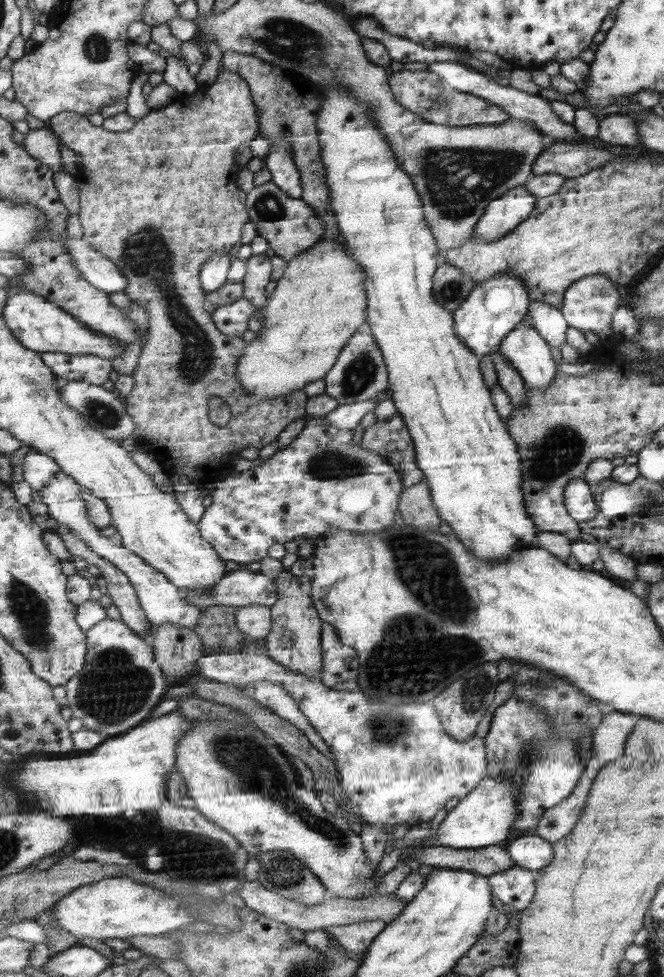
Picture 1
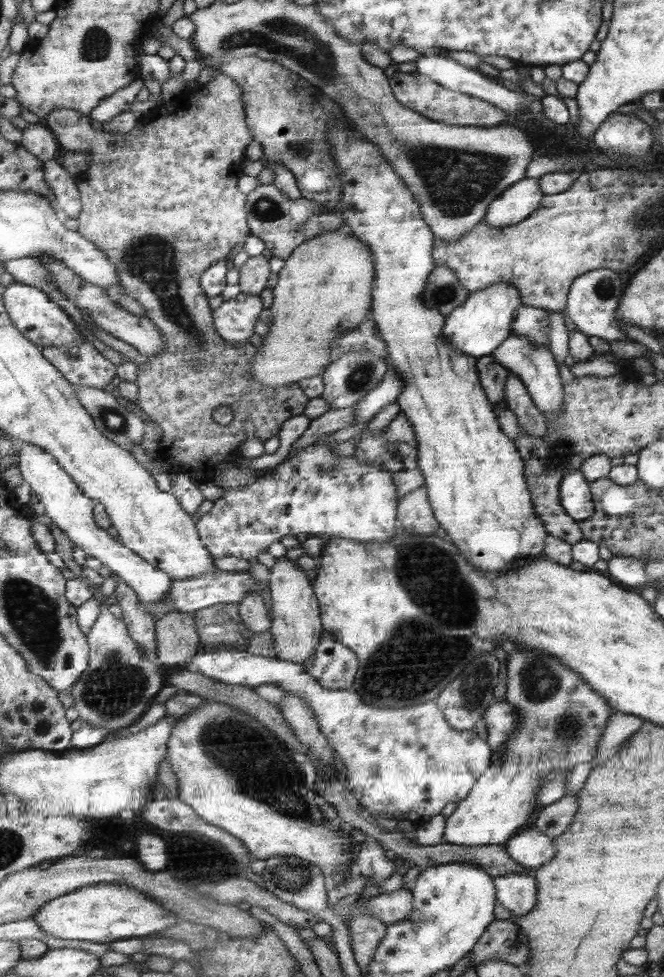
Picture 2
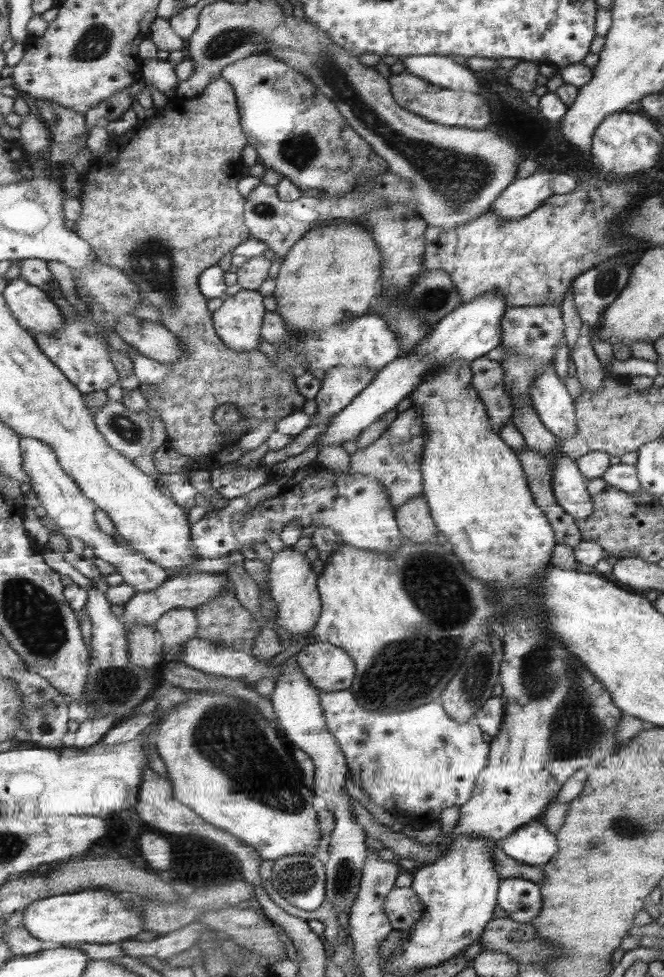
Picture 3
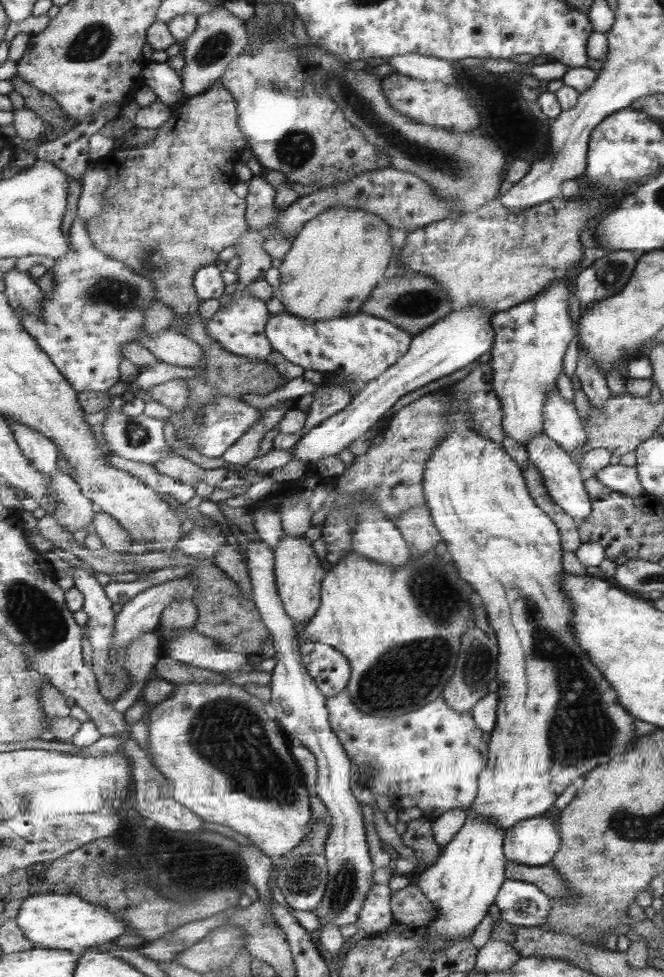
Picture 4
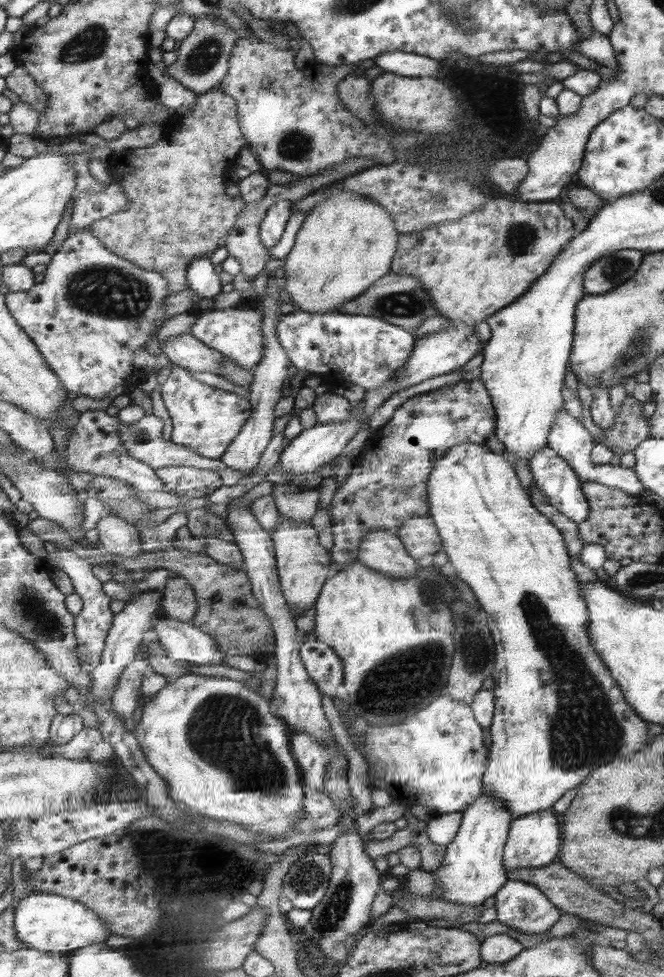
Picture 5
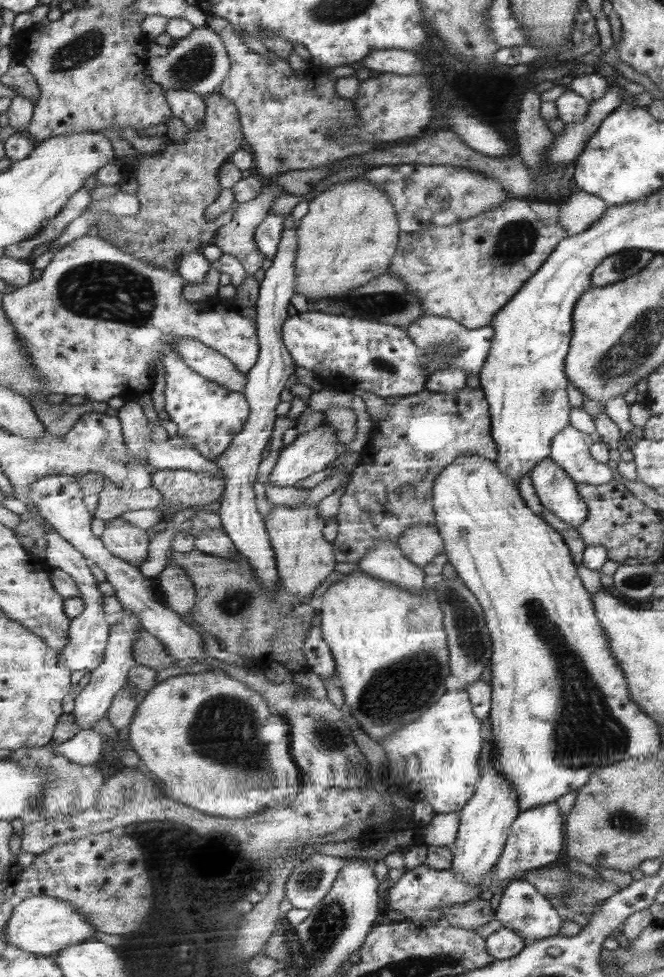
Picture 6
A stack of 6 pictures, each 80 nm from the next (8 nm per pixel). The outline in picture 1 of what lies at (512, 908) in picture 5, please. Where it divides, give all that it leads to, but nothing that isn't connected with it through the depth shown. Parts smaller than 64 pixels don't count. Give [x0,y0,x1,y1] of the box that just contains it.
[487,866,535,913]

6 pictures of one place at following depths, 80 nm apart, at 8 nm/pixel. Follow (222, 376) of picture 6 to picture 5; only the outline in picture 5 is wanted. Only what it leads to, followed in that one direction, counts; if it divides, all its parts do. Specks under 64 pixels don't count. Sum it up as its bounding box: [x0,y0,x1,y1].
[161,333,222,375]

